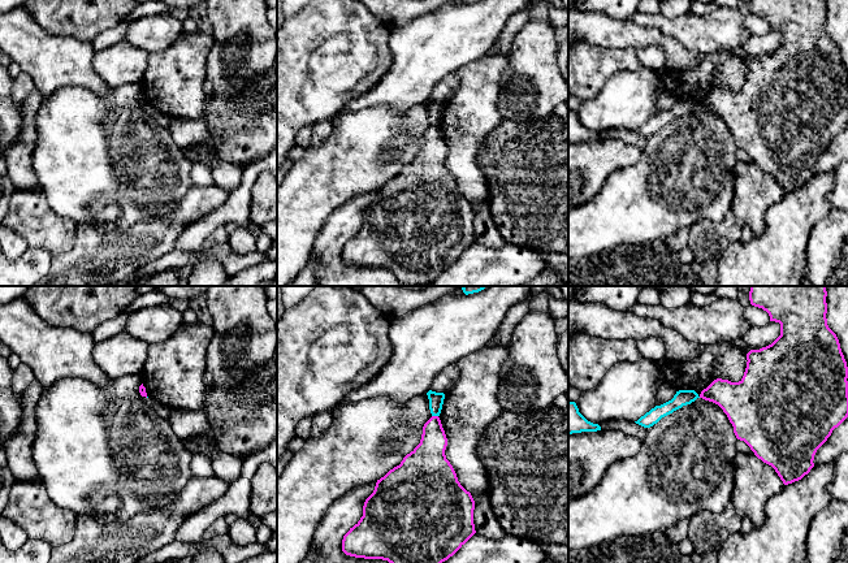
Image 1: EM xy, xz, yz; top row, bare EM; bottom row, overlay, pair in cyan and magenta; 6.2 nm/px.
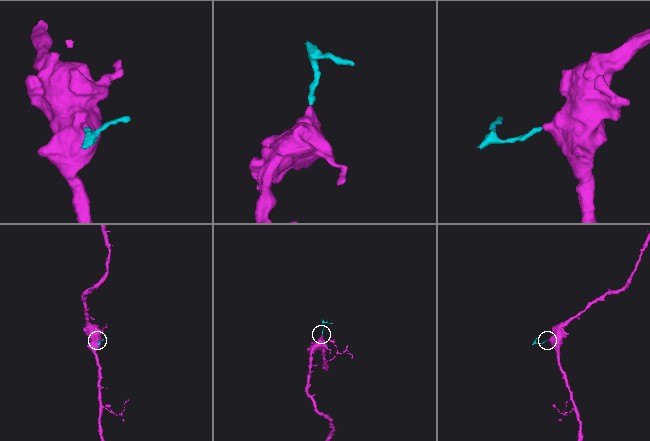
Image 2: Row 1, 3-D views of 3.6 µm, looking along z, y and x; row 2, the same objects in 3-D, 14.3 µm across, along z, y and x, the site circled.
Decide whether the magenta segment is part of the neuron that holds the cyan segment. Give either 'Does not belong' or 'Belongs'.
Does not belong

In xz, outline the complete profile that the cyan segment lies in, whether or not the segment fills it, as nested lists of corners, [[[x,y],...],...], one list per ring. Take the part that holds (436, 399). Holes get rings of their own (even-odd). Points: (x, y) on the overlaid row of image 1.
[[[429,390],[427,395],[429,399],[429,410],[431,410],[432,416],[440,416],[444,399],[445,399],[445,394]]]

